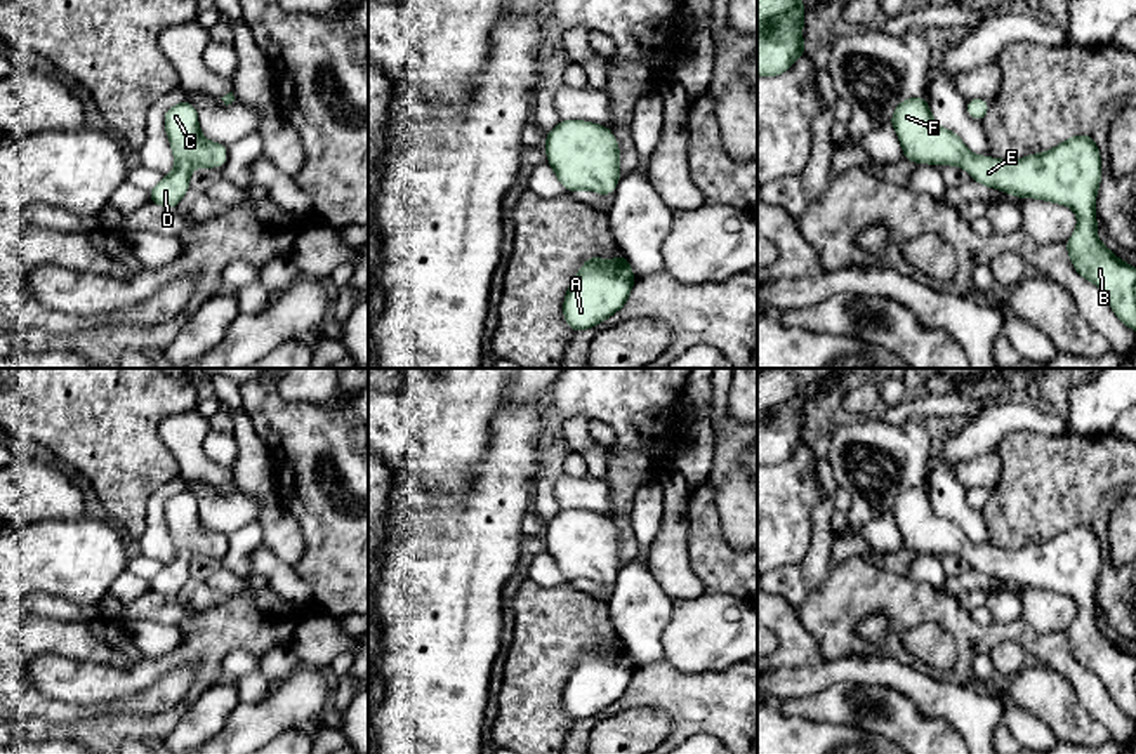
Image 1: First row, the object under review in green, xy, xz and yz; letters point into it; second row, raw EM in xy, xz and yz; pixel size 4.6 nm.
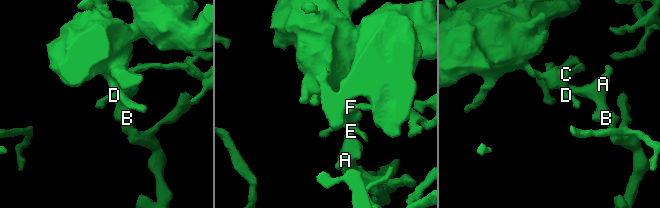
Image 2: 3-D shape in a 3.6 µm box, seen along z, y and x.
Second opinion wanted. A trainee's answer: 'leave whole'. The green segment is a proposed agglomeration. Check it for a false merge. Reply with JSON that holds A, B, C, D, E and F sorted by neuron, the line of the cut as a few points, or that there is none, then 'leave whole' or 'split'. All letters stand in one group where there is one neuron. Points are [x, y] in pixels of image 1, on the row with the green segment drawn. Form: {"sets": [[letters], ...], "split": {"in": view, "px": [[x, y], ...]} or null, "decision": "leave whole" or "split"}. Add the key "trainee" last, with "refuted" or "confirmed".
{"sets": [["A", "B", "C", "D", "E", "F"]], "split": null, "decision": "leave whole", "trainee": "confirmed"}

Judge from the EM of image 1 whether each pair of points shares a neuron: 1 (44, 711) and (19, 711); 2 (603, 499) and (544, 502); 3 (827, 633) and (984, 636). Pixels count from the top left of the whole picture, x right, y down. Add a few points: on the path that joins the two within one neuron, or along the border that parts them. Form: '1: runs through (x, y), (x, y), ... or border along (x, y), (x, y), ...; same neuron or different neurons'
1: runs through (39, 711), (25, 711); same neuron
2: border along (563, 471), (554, 483), (554, 497), (561, 508); different neurons
3: runs through (865, 603), (926, 603), (945, 610); same neuron

